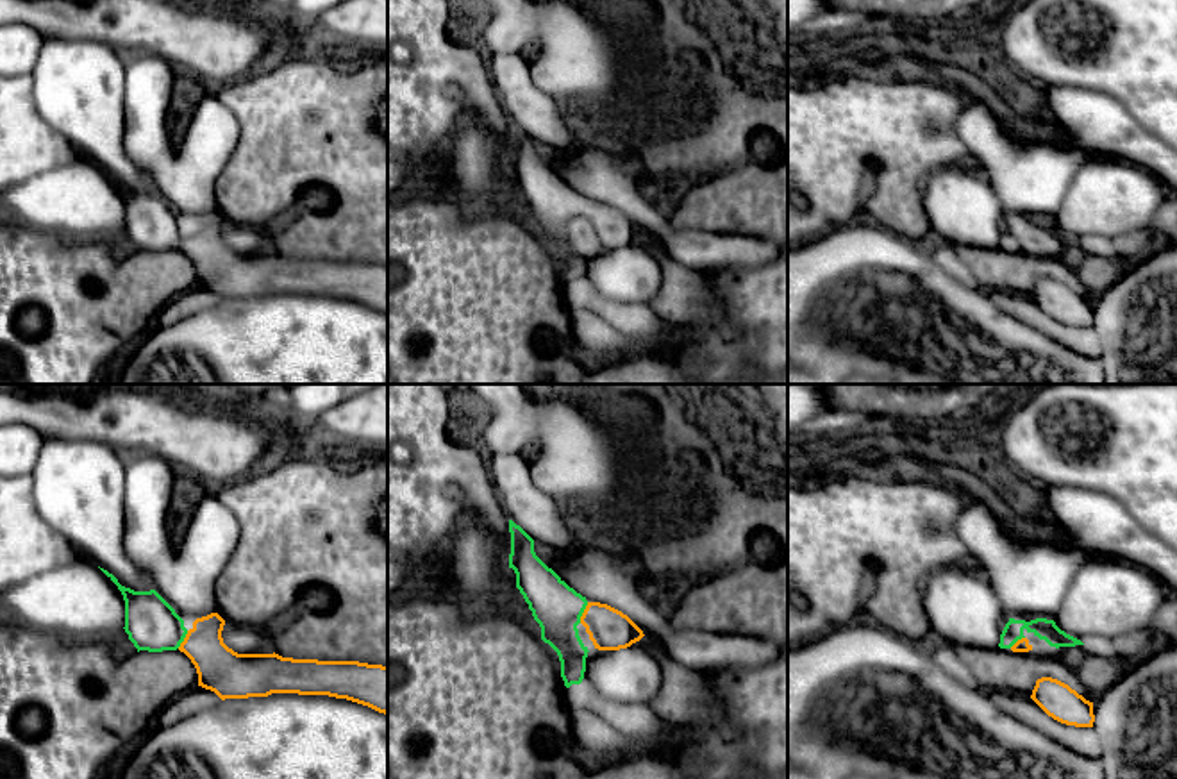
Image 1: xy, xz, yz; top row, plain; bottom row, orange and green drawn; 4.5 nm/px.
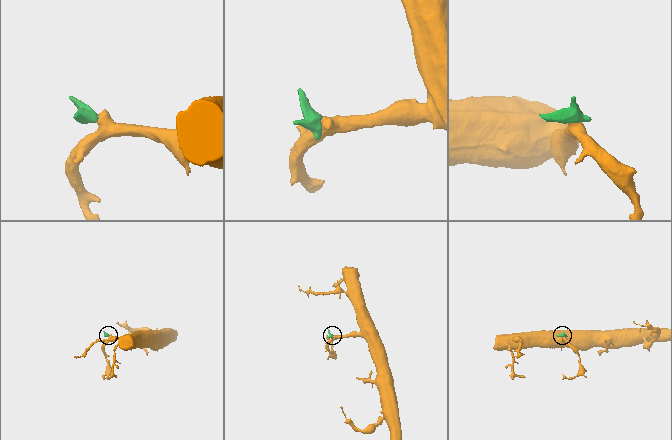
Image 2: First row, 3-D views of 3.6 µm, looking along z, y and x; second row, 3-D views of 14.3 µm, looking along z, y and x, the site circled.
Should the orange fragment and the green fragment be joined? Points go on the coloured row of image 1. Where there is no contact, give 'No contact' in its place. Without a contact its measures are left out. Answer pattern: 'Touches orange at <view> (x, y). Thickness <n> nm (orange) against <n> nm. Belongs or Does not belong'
Touches orange at xz (583, 613). Thickness 190 nm (orange) against 220 nm. Belongs

